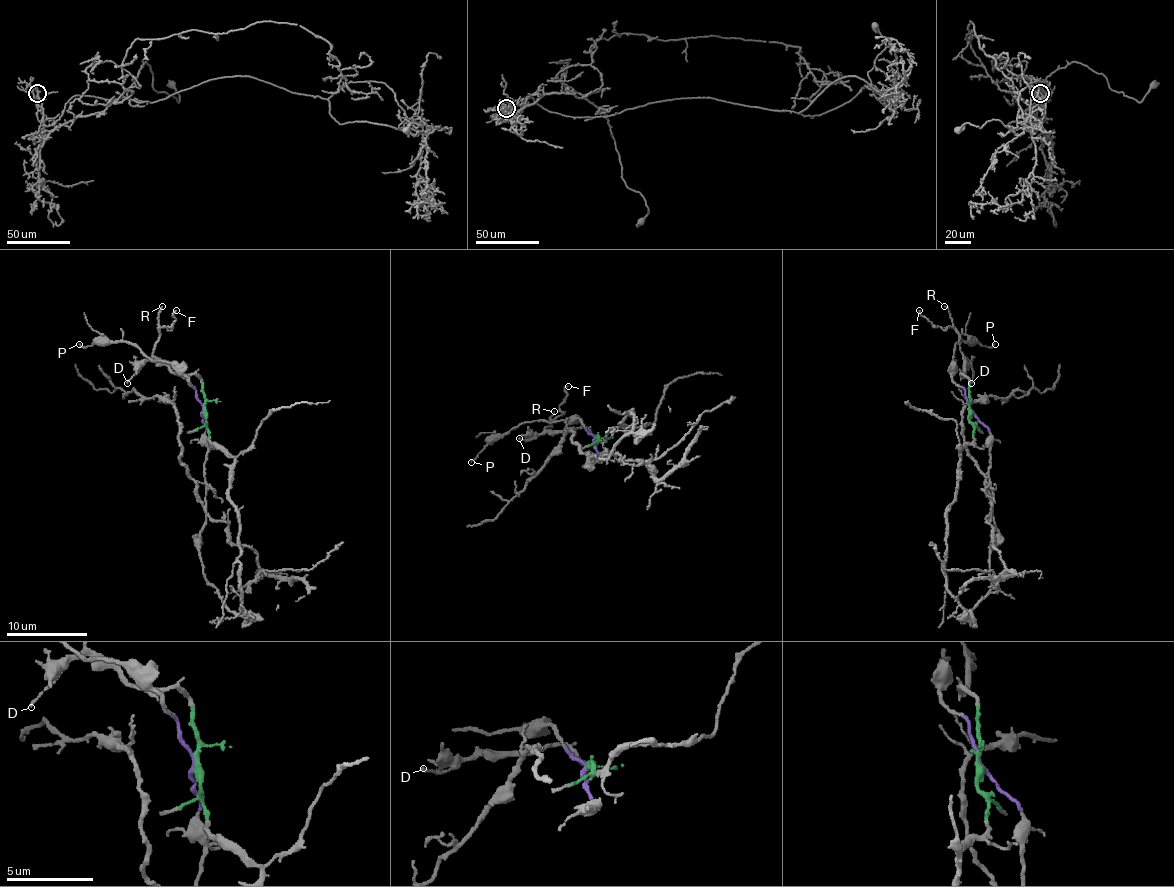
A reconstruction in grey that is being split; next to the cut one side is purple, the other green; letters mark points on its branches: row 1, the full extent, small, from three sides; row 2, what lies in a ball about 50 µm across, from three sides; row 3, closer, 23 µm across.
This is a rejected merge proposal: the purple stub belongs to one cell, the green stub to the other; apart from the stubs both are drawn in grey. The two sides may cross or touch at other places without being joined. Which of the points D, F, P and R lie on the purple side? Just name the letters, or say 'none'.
P

